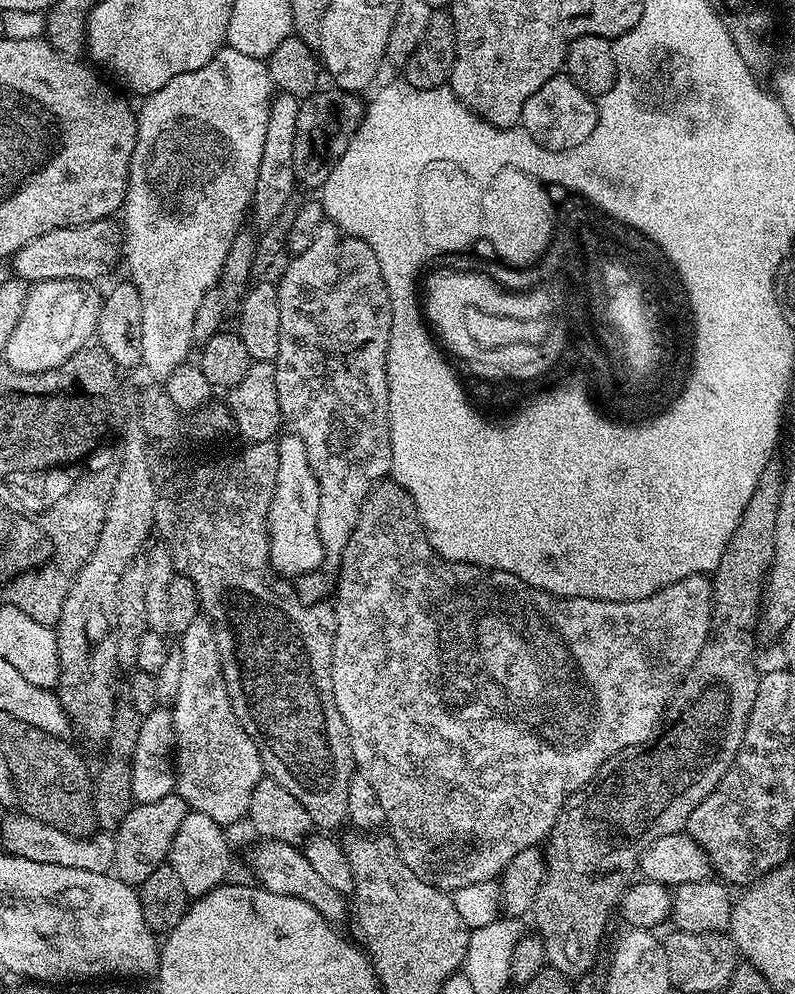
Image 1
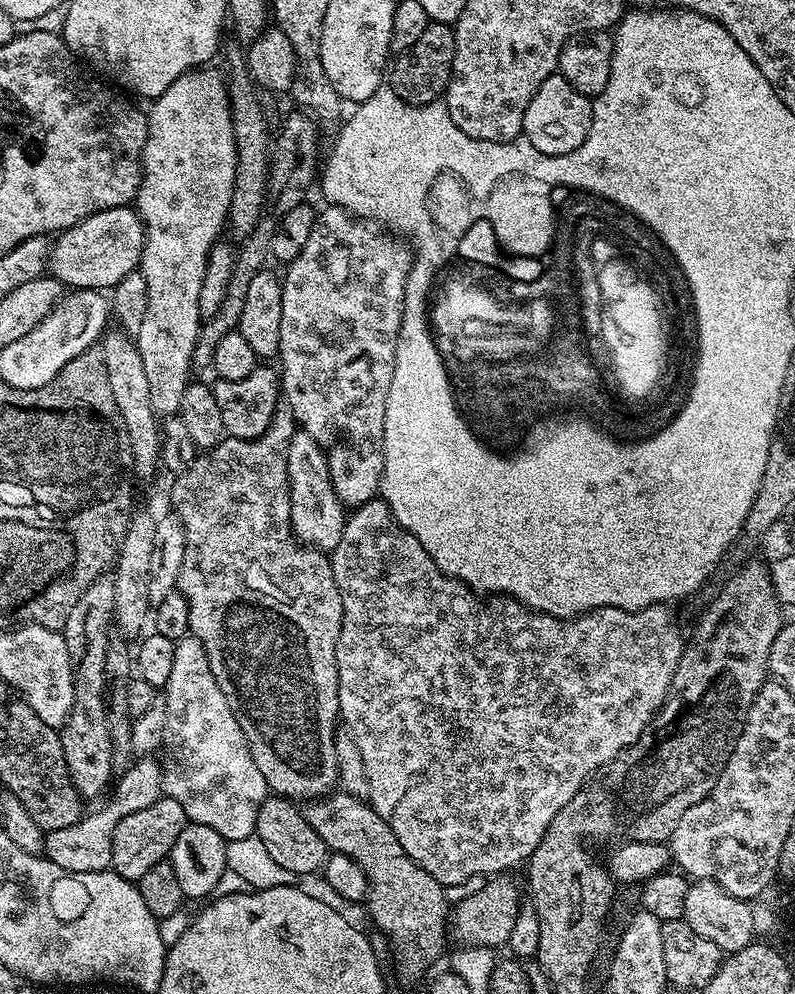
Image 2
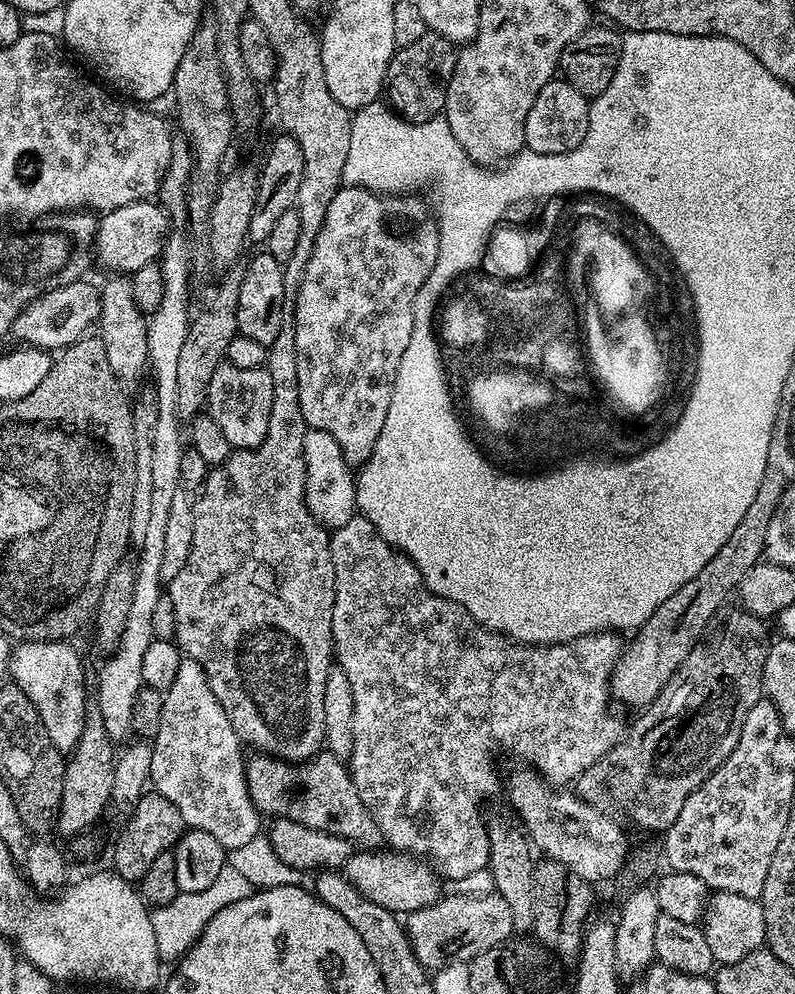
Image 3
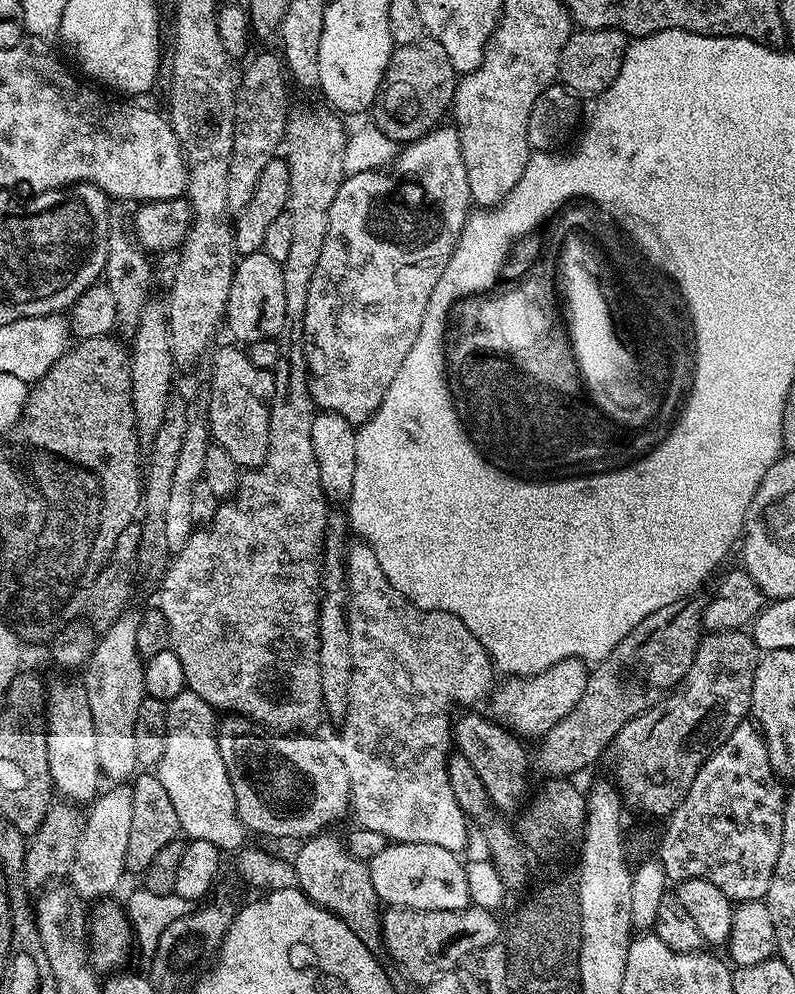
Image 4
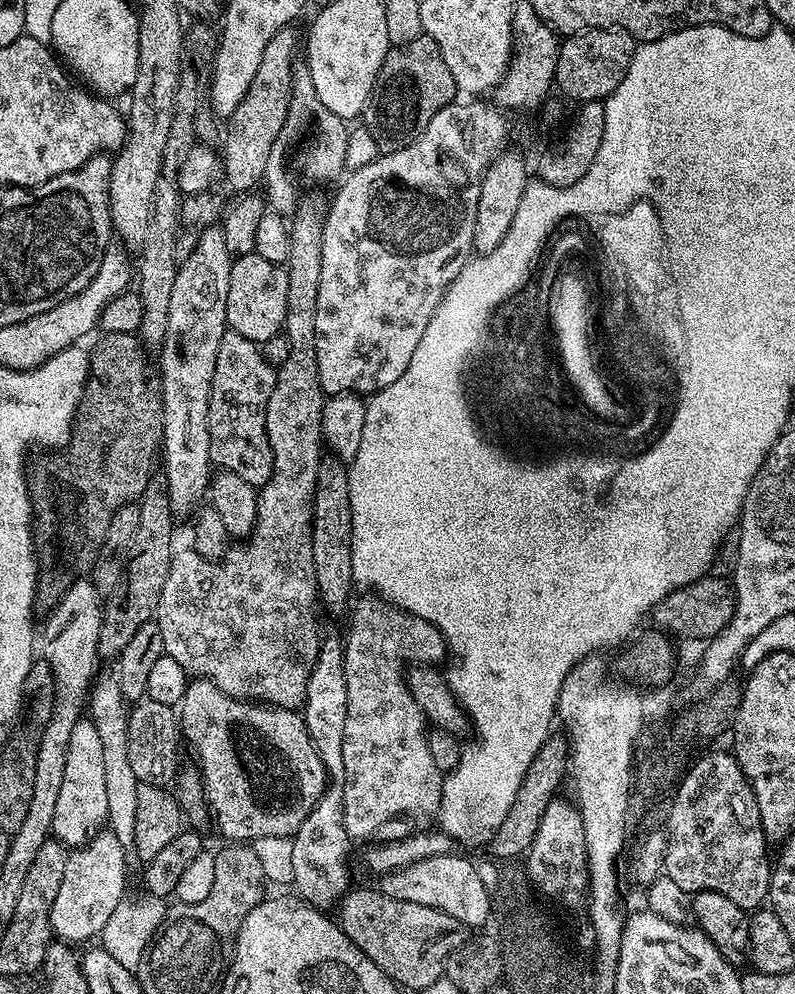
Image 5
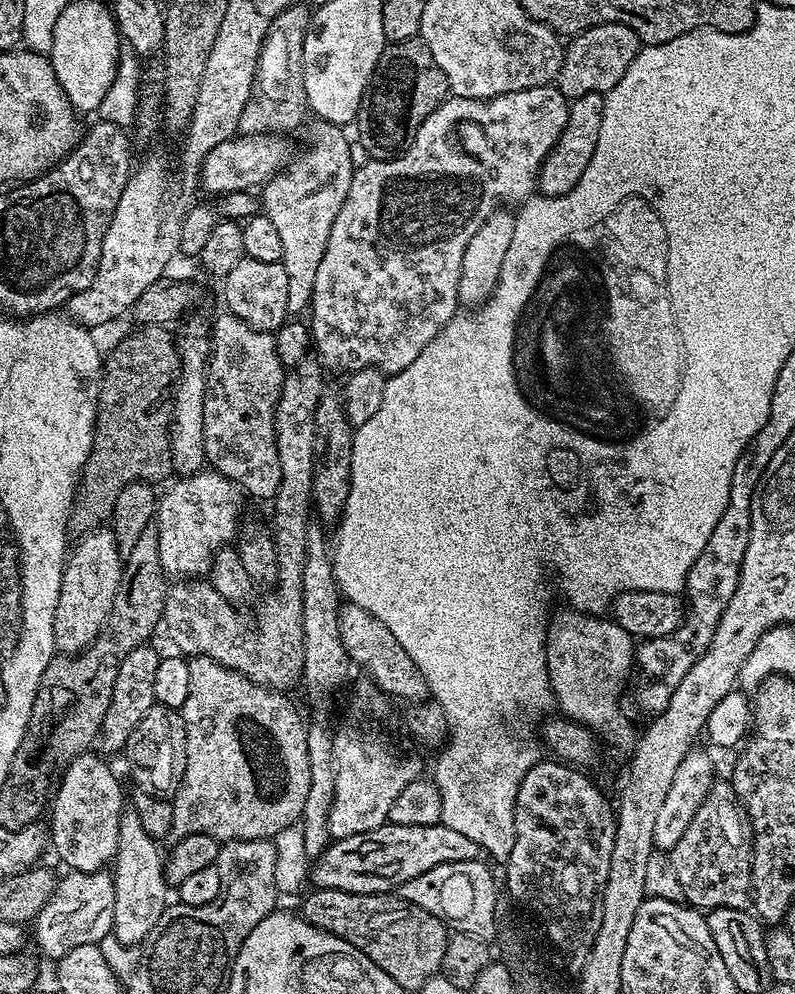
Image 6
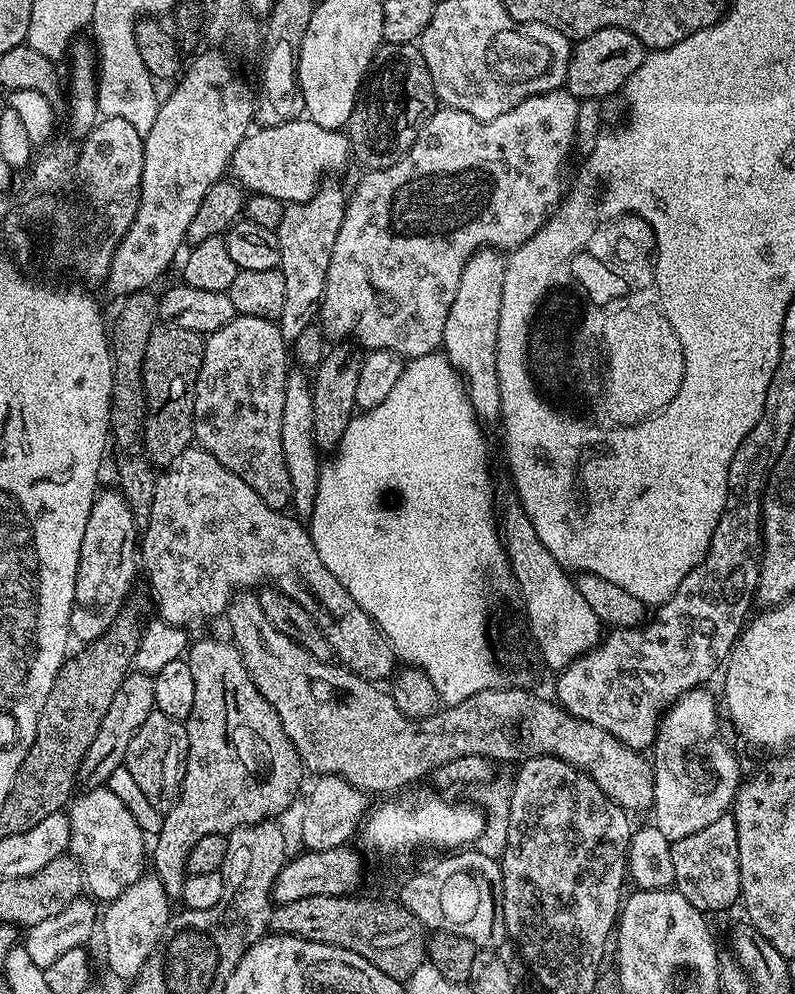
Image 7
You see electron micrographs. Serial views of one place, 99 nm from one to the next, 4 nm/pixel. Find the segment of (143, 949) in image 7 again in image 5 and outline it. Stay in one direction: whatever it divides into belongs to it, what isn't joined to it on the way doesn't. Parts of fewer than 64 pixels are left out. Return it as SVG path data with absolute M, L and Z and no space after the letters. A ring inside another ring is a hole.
M115 675L102 676L93 683L90 689L90 719L98 730L98 738L102 738L102 762L106 769L106 802L108 803L106 824L111 831L115 832L124 849L128 850L134 844L134 821L138 811L138 786L140 785L134 769L130 767L130 754L128 753L130 708L126 703L124 692L120 689L119 679Z

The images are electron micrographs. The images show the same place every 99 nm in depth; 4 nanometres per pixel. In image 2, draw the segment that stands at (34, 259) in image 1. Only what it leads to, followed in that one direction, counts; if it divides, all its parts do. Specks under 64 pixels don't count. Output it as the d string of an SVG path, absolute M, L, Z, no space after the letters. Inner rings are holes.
M132 206L111 208L110 210L102 210L98 214L90 214L90 218L86 218L72 228L59 233L50 244L48 268L50 275L69 289L111 290L116 287L118 282L122 282L122 278L126 278L126 274L139 269L143 249L144 223L140 221L140 213Z

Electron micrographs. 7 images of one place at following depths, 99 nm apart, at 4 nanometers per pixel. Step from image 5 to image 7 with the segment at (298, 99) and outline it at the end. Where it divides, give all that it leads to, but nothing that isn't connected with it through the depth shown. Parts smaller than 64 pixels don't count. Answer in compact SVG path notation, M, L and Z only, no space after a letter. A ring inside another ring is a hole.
M321 183L315 194L306 202L287 205L282 214L282 222L275 229L278 246L282 250L279 269L282 278L286 278L286 298L282 301L282 314L278 321L285 342L296 340L302 330L317 319L320 303L324 297L326 270L330 270L330 254L334 254L334 238L338 238L338 230L342 230L346 203L346 192L343 192L338 185L328 183Z

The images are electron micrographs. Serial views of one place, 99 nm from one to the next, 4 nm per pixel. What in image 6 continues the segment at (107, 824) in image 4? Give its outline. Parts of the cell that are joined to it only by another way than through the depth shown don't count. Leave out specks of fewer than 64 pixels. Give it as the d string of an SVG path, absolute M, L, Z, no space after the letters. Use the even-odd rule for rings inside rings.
M108 870L99 872L74 872L65 871L56 882L56 889L46 902L44 909L36 915L34 927L36 927L36 944L40 947L40 952L44 956L49 956L52 962L61 960L70 950L77 946L86 946L87 944L99 944L102 938L106 938L112 930L114 922L114 882L113 873Z

